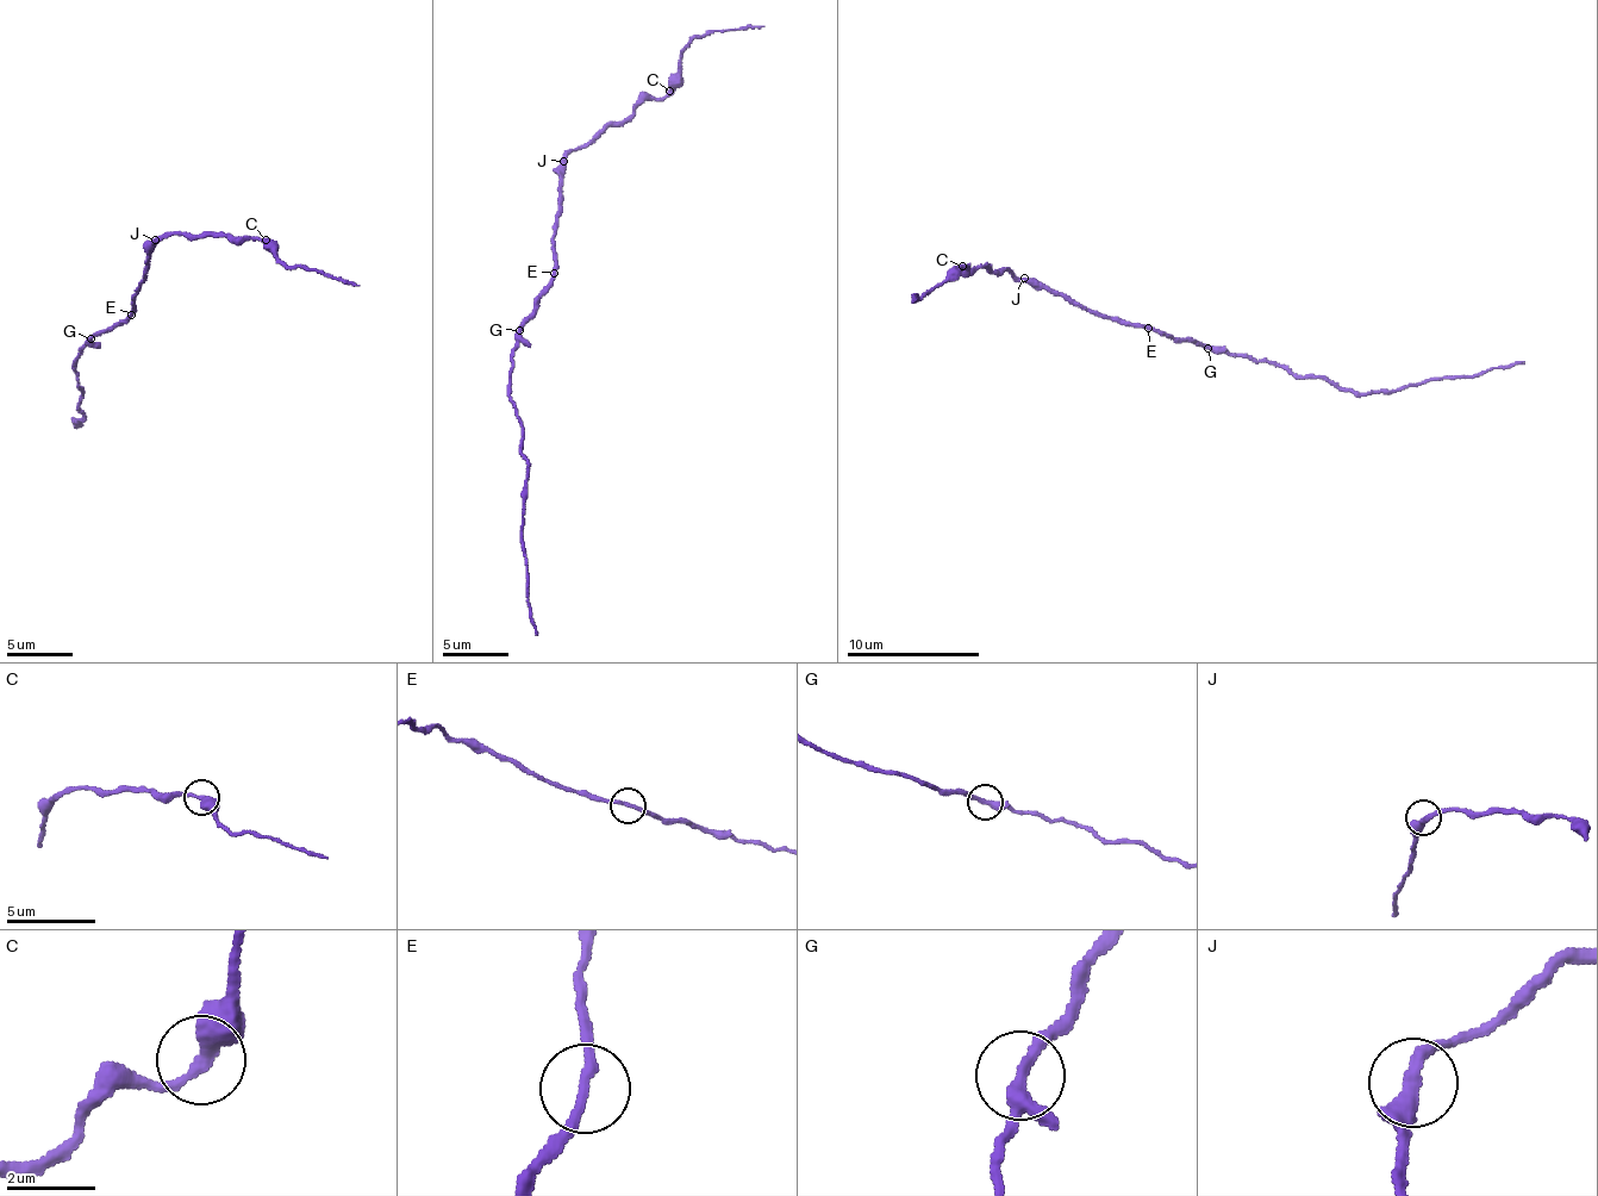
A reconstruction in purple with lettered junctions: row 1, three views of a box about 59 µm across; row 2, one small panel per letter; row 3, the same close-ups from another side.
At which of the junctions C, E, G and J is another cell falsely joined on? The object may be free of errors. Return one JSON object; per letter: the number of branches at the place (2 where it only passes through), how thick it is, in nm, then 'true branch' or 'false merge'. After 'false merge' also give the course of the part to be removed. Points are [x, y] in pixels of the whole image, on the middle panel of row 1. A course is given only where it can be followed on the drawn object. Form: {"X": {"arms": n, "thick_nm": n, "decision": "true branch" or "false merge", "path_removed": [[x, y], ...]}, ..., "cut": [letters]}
{"C": {"arms": 2, "thick_nm": 360, "decision": "true branch"}, "E": {"arms": 2, "thick_nm": 220, "decision": "true branch"}, "G": {"arms": 3, "thick_nm": 240, "decision": "true branch"}, "J": {"arms": 2, "thick_nm": 340, "decision": "true branch"}, "cut": []}

